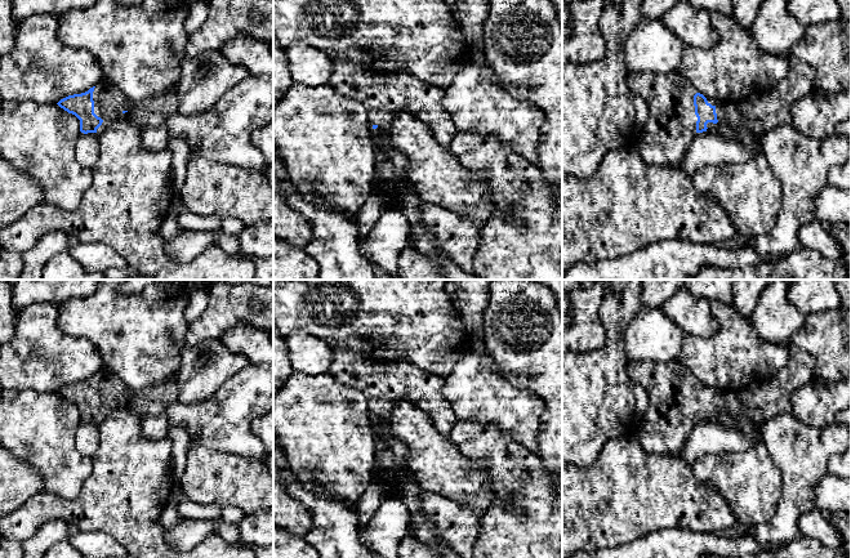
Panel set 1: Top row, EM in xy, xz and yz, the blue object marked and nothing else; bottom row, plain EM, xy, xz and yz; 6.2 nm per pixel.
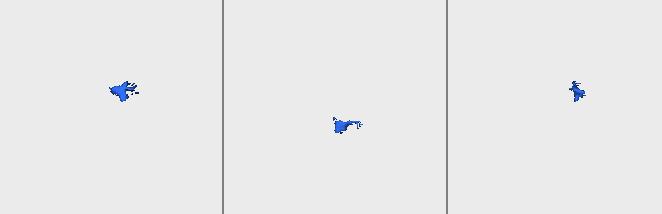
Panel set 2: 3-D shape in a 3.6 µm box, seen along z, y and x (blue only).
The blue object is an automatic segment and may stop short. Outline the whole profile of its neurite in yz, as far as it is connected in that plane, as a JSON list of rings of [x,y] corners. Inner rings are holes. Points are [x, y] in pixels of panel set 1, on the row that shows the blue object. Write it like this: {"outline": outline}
{"outline": [[[790,55],[788,76],[747,102],[725,103],[696,93],[696,133],[707,131],[716,124],[726,124],[765,135],[783,125],[792,125],[790,110],[814,88],[815,77],[816,72],[810,64]]]}

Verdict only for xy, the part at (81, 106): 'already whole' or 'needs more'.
needs more

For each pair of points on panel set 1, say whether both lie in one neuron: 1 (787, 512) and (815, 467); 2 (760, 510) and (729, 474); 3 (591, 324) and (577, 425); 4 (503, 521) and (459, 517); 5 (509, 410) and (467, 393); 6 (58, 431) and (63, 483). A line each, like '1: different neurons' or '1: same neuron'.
1: same neuron
2: same neuron
3: different neurons
4: different neurons
5: same neuron
6: same neuron

